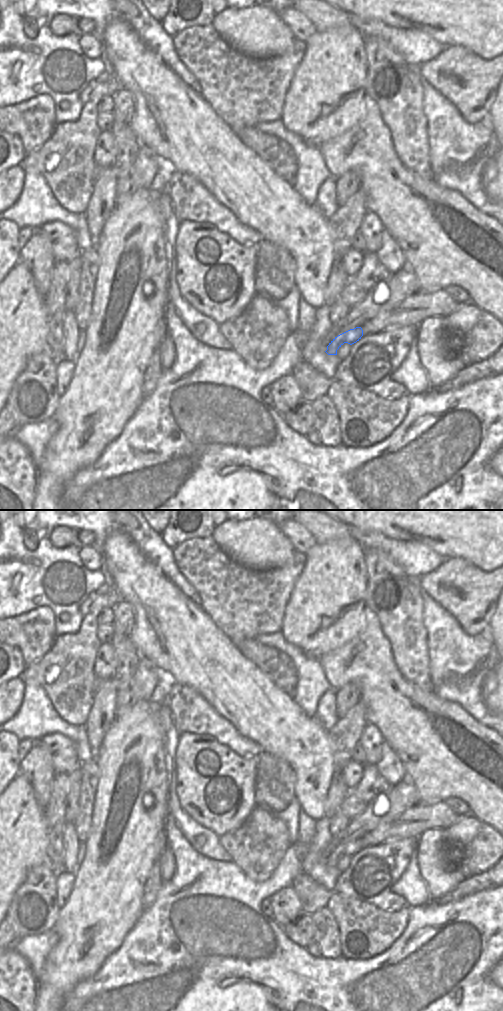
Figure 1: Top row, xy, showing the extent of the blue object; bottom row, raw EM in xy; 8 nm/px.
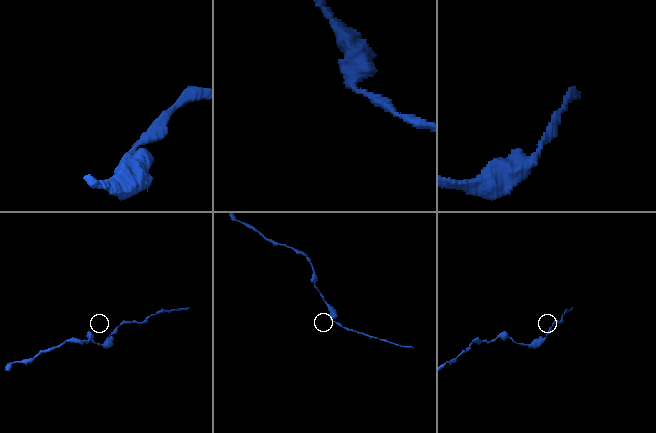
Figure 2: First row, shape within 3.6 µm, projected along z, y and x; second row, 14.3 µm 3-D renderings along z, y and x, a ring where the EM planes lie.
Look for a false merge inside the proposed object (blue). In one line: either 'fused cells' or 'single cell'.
single cell

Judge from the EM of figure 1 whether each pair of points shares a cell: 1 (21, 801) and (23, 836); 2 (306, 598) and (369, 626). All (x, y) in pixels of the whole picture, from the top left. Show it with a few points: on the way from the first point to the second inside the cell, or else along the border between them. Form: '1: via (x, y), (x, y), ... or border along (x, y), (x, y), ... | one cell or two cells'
1: via (21, 810), (21, 827) | one cell
2: border along (365, 605), (362, 629), (348, 641) | two cells

